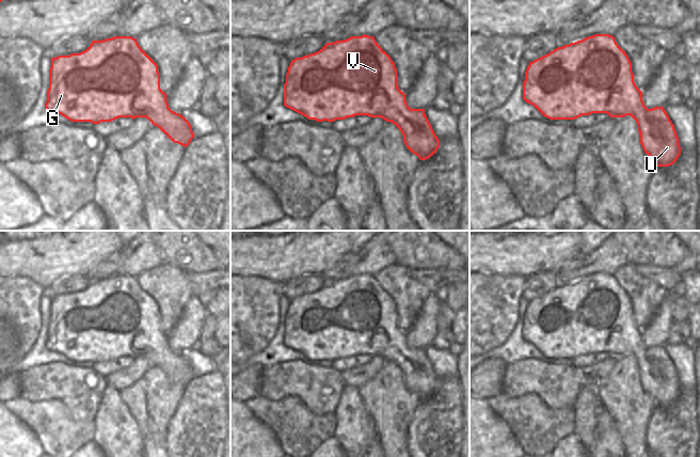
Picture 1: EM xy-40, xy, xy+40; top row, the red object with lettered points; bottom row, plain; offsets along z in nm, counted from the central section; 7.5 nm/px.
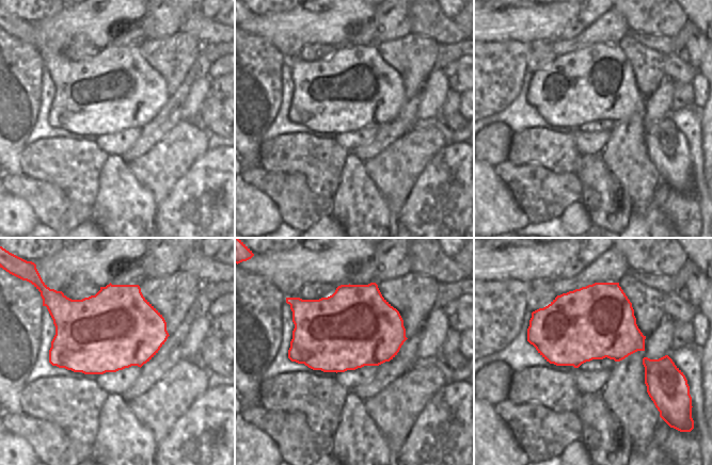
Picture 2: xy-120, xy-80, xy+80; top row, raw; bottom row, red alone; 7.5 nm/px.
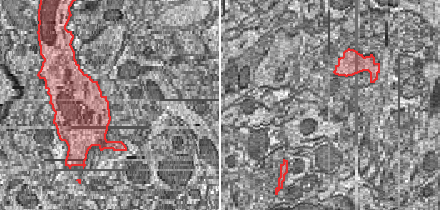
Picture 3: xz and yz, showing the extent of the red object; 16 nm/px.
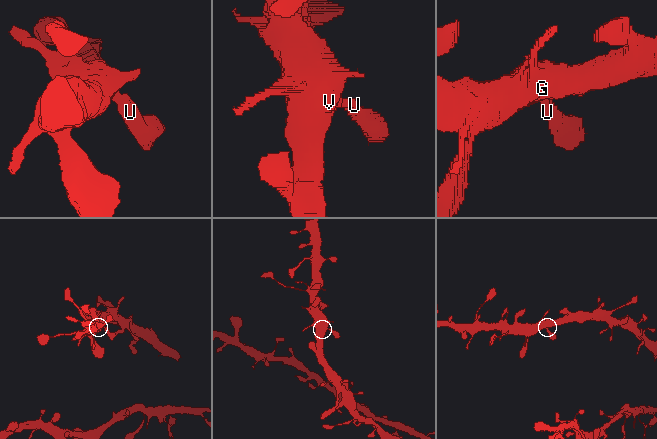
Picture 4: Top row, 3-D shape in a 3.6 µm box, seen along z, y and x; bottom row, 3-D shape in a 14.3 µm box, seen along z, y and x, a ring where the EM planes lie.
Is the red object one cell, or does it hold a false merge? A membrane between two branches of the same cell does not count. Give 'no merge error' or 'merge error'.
no merge error

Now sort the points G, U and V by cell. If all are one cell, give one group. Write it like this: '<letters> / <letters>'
G U V

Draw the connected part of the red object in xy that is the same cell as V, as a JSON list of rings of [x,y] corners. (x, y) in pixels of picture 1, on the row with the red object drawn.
[[[366,34],[327,43],[315,53],[292,60],[284,84],[284,106],[317,122],[334,122],[355,115],[381,117],[386,122],[392,122],[401,131],[405,146],[420,160],[433,156],[440,146],[440,140],[425,114],[425,109],[411,109],[405,101],[405,94],[397,86],[395,63],[382,50],[375,37]]]

